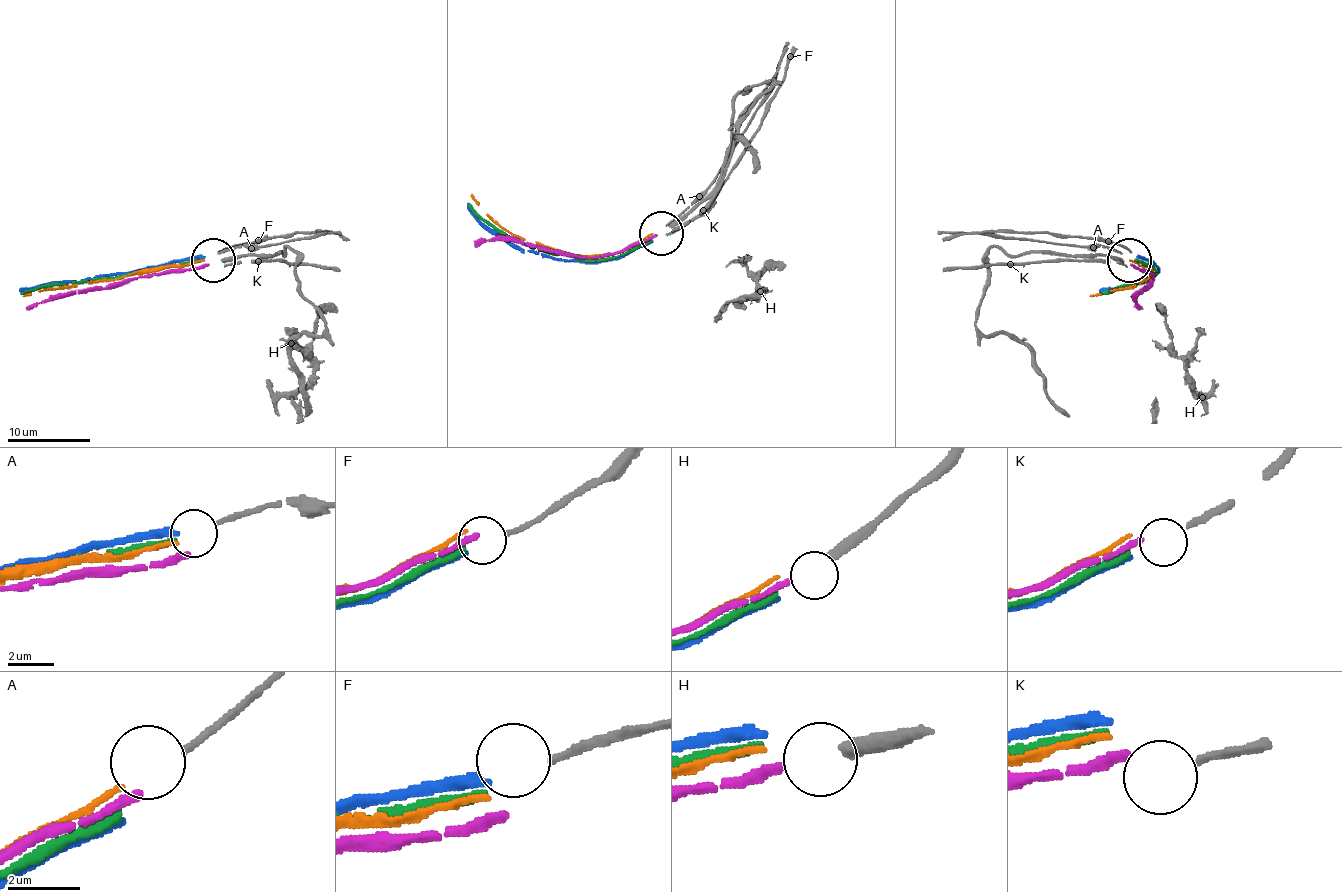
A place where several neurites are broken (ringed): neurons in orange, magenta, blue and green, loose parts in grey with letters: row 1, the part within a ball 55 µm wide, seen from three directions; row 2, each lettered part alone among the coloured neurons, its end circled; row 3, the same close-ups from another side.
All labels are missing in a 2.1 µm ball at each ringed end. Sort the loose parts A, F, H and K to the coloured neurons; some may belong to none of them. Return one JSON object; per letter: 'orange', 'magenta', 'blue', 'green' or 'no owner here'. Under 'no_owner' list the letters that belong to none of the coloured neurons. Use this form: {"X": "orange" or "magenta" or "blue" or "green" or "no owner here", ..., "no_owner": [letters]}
{"A": "no owner here", "F": "blue", "H": "magenta", "K": "no owner here", "no_owner": ["A", "K"]}

